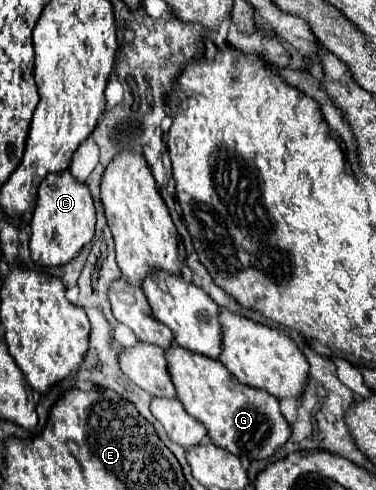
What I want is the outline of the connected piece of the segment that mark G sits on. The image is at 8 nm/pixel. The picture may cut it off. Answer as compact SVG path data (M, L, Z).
M172 343L166 349L166 361L176 387L176 397L192 417L204 423L214 445L238 457L268 459L290 437L290 425L280 413L278 399L264 389L240 383L218 359L210 359Z

